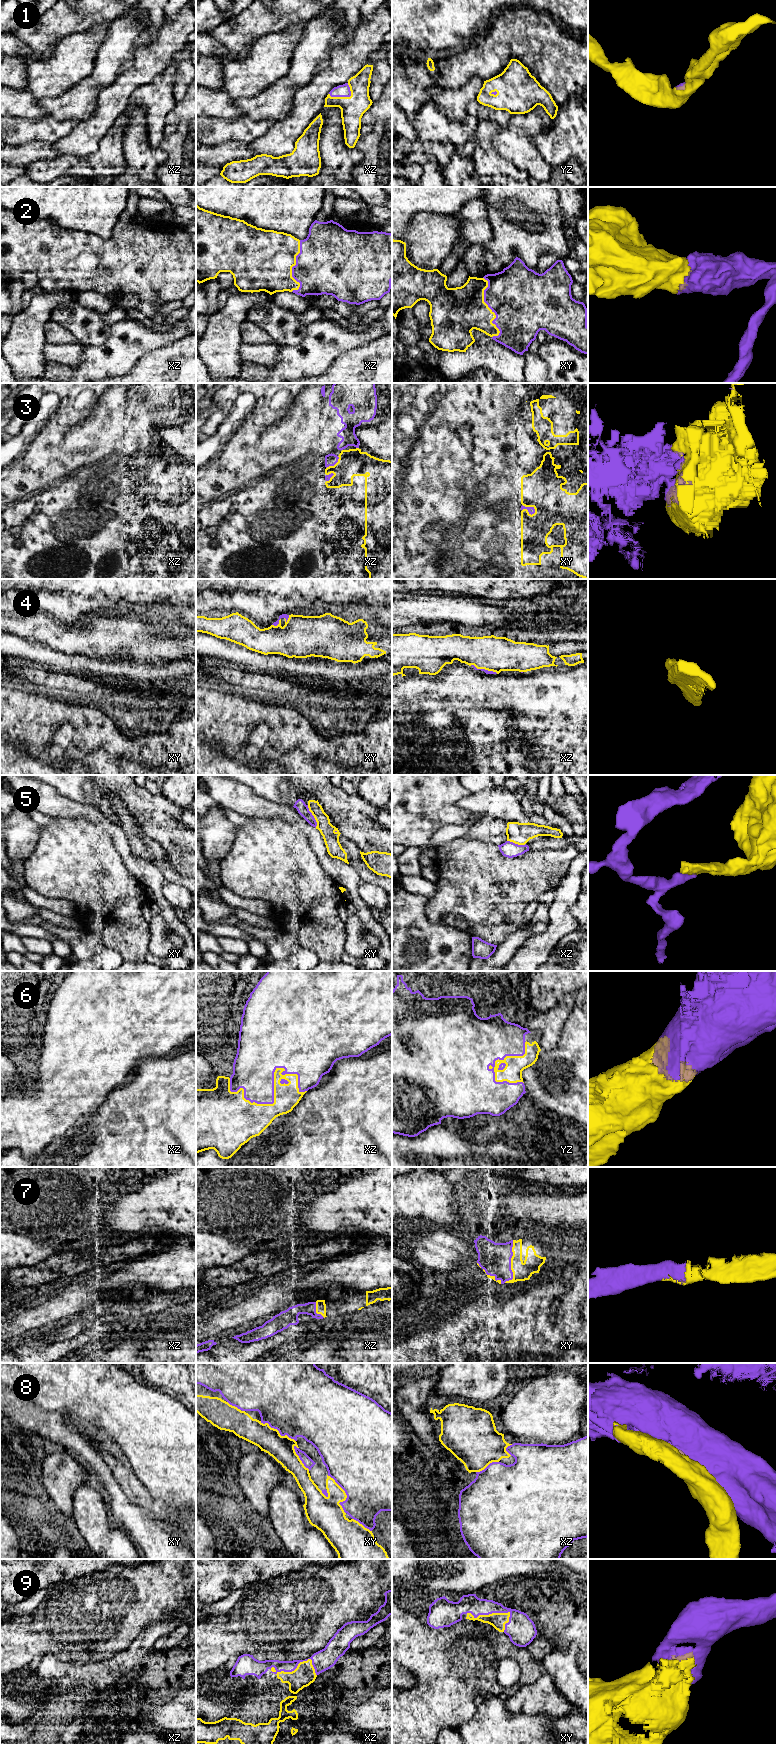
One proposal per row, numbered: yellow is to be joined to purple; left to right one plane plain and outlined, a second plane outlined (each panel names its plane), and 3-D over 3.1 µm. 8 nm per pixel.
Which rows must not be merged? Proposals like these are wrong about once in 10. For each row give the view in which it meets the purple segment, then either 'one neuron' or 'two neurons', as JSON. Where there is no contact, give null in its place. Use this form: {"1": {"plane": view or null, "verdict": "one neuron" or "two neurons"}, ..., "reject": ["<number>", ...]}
{"1": {"plane": "xz", "verdict": "one neuron"}, "2": {"plane": "xy", "verdict": "one neuron"}, "3": {"plane": "xy", "verdict": "two neurons"}, "4": {"plane": "xy", "verdict": "one neuron"}, "5": {"plane": "xy", "verdict": "two neurons"}, "6": {"plane": "xz", "verdict": "one neuron"}, "7": {"plane": "xy", "verdict": "one neuron"}, "8": {"plane": "xy", "verdict": "one neuron"}, "9": {"plane": "xz", "verdict": "one neuron"}, "reject": ["3", "5"]}

